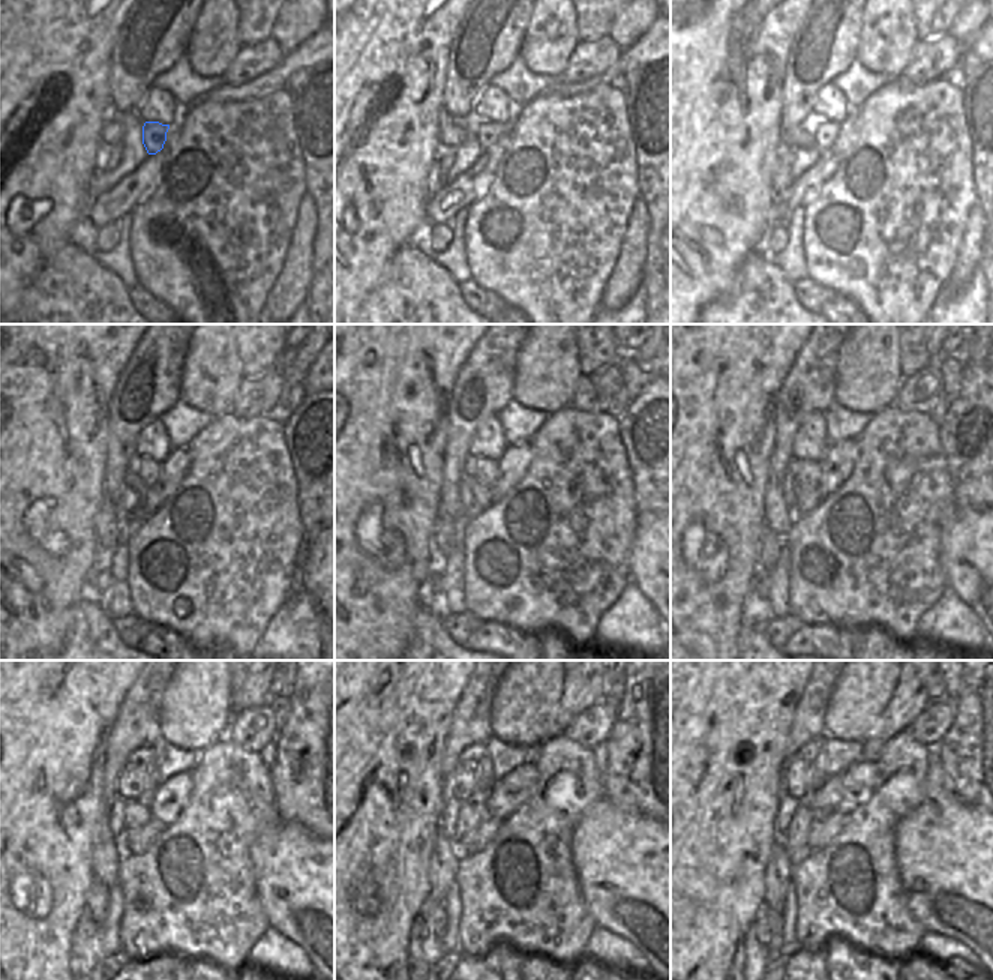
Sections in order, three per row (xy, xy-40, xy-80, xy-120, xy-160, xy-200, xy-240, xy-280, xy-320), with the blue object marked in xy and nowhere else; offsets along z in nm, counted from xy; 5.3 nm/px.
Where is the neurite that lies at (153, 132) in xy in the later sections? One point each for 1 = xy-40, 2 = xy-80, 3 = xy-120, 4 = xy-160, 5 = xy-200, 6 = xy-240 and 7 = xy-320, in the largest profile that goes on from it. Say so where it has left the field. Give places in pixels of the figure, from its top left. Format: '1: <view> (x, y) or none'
1: xy-40 (486, 132)
2: xy-80 (824, 132)
3: xy-120 (149, 470)
4: xy-160 (483, 468)
5: xy-200 (807, 473)
6: xy-240 (137, 814)
7: xy-320 (795, 841)

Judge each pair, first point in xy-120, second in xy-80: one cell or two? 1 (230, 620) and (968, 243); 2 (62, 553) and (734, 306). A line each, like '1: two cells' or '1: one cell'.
1: two cells
2: two cells

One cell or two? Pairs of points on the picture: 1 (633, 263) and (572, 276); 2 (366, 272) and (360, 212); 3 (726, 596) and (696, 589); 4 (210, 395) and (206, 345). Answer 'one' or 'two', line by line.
1: two
2: one
3: one
4: one

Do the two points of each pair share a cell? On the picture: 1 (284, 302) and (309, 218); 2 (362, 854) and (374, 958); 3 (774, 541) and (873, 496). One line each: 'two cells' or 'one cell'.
1: one cell
2: one cell
3: two cells

